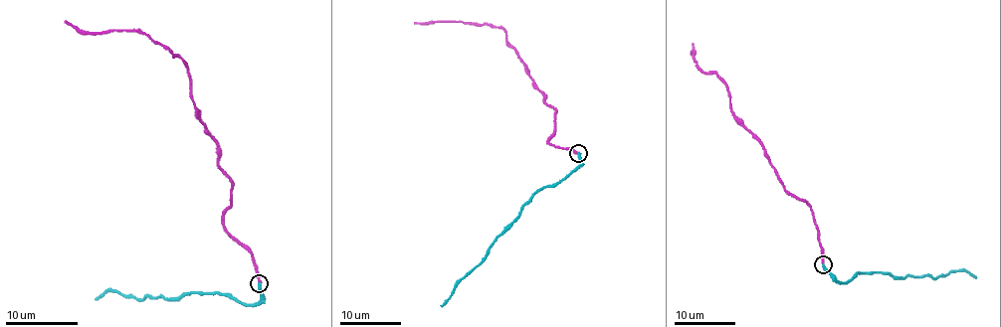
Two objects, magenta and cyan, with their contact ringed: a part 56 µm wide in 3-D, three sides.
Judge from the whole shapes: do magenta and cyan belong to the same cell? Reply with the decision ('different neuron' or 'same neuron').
same neuron

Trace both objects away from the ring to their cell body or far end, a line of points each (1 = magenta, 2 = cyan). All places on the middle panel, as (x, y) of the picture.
1: (578, 153), (549, 142), (555, 110), (544, 101), (500, 27), (429, 21), (414, 24)
2: (578, 153), (579, 164), (555, 183), (543, 186), (523, 206), (515, 220), (489, 248), (489, 254), (440, 305)

